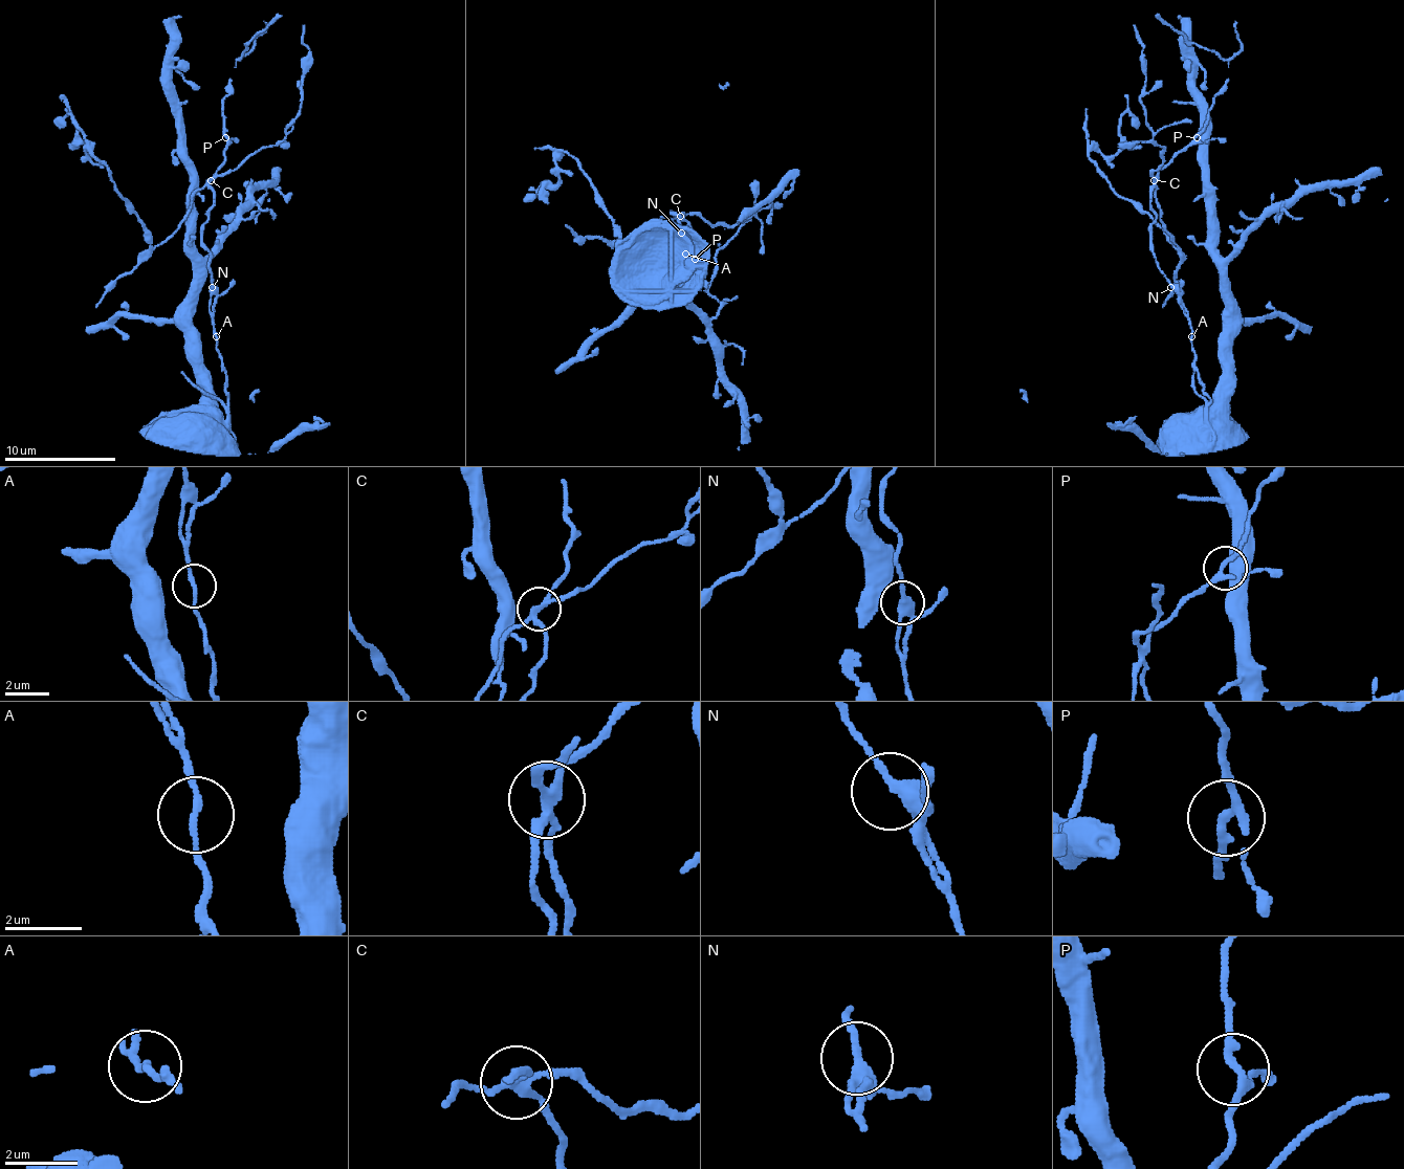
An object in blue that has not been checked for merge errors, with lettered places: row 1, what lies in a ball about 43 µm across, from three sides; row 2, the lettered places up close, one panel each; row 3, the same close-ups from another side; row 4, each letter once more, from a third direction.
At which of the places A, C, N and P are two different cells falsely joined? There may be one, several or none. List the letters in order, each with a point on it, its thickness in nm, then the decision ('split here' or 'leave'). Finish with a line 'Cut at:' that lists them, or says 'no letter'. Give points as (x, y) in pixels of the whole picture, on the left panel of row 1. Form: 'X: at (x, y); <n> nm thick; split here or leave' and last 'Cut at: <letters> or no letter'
A: at (216, 336); 160 nm thick; leave
C: at (211, 180); 200 nm thick; split here
N: at (212, 287); 320 nm thick; leave
P: at (225, 137); 200 nm thick; leave
Cut at: C

